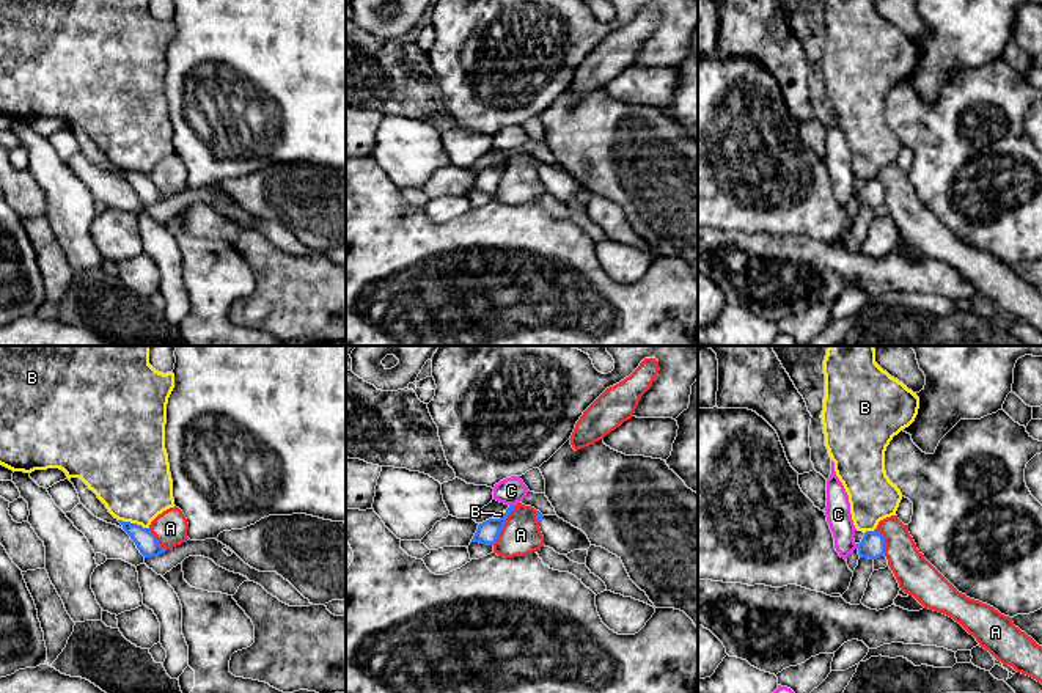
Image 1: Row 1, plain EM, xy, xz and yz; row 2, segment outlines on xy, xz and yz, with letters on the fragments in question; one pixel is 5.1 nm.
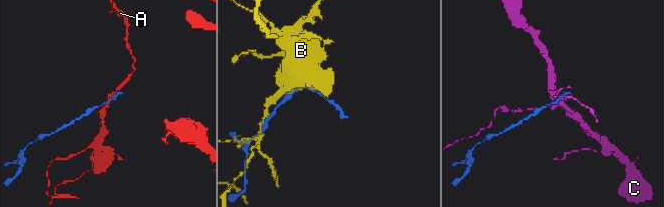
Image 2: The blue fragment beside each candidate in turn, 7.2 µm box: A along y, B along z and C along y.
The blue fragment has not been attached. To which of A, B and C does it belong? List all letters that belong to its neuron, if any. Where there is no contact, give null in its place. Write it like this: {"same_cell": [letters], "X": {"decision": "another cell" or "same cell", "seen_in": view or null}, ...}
{"same_cell": [], "A": {"decision": "another cell", "seen_in": "xz"}, "B": {"decision": "another cell", "seen_in": "xy"}, "C": {"decision": "another cell", "seen_in": "xz"}}

